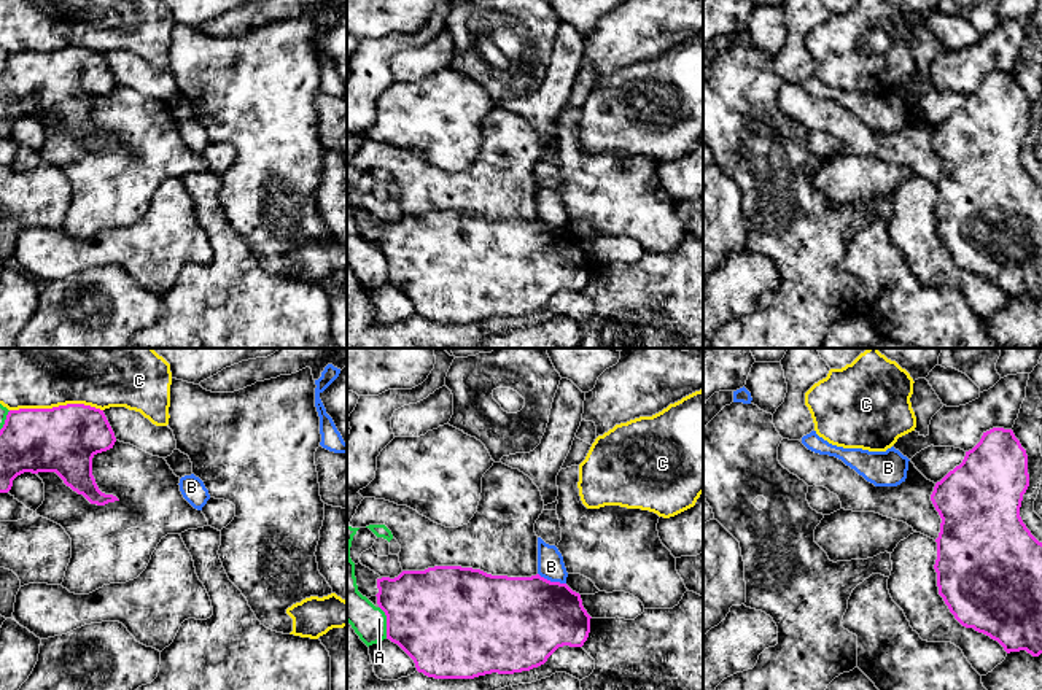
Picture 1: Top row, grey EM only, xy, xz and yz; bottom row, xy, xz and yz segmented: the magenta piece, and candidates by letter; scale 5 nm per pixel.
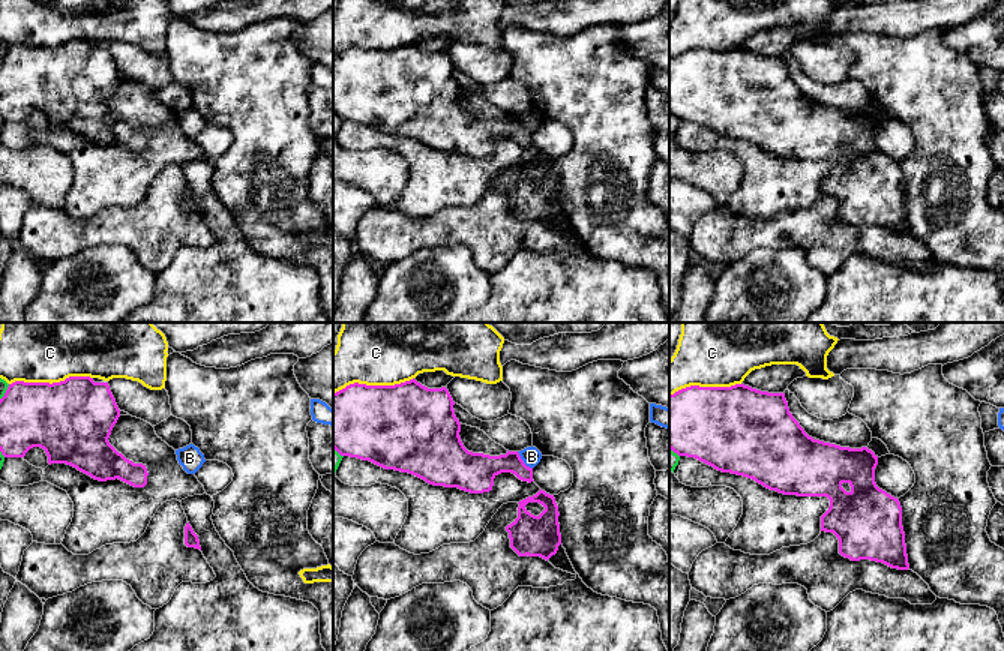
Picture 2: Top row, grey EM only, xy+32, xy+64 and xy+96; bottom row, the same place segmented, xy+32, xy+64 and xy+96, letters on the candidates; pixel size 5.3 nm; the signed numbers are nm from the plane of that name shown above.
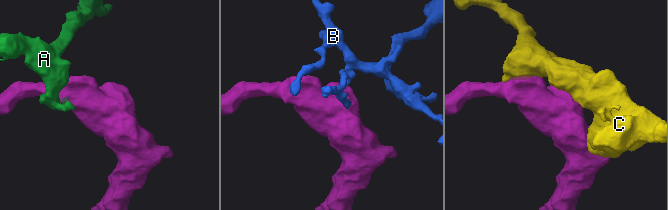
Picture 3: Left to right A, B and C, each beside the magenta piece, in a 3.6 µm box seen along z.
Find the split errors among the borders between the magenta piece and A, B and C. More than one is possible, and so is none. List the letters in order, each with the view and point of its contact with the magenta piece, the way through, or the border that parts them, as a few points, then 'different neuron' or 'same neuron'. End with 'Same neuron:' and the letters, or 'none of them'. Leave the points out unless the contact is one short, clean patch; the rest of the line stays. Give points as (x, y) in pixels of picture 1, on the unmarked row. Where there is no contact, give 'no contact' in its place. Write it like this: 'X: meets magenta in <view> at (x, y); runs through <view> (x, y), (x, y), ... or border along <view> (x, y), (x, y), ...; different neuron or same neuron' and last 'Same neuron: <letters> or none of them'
A: meets magenta in xz at (387, 266); different neuron
B: meets magenta in xz at (552, 226); border along xz (538, 217), (551, 224), (565, 228); different neuron
C: meets magenta in xy at (56, 51); different neuron
Same neuron: none of them

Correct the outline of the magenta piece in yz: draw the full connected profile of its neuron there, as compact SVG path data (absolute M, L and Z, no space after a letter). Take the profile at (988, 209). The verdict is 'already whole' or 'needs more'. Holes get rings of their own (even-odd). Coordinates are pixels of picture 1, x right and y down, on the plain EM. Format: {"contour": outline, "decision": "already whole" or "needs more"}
{"contour": "M993 72L959 110L935 127L931 145L942 167L937 186L939 238L966 272L997 285L1007 297L1042 297L1042 186L1020 161L1029 130L1028 99L1012 73Z", "decision": "already whole"}

